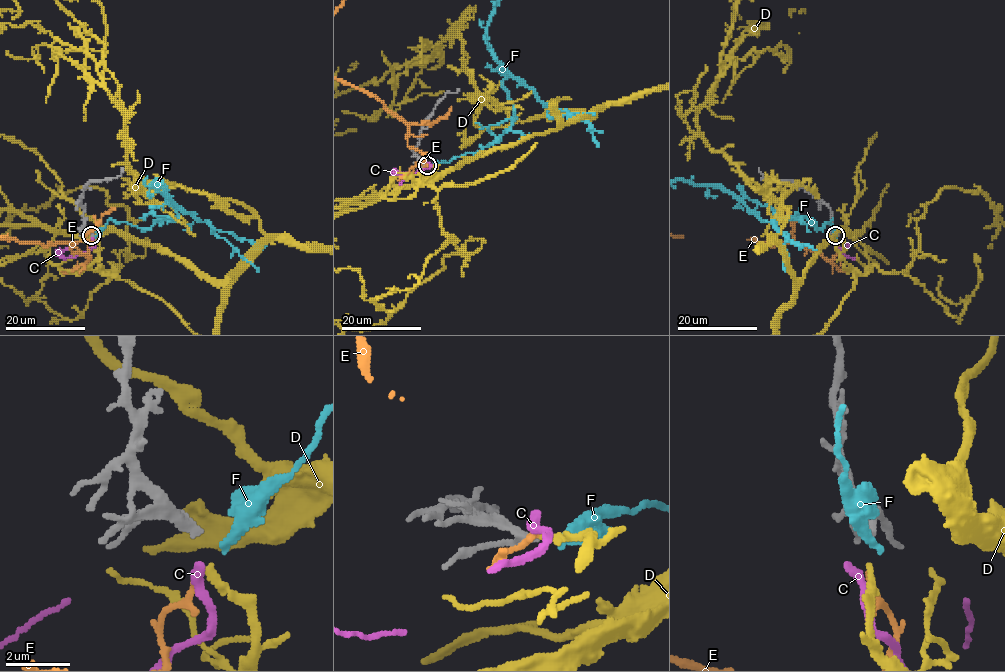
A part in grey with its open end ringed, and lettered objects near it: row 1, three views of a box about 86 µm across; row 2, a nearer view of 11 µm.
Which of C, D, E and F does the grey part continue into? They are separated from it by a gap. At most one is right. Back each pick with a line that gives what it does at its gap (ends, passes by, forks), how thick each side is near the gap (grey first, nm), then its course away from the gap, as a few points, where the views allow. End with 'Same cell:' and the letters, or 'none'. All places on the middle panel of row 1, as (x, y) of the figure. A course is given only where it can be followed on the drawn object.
D: it ends; calibres 200 and 220 nm
Same cell: D

